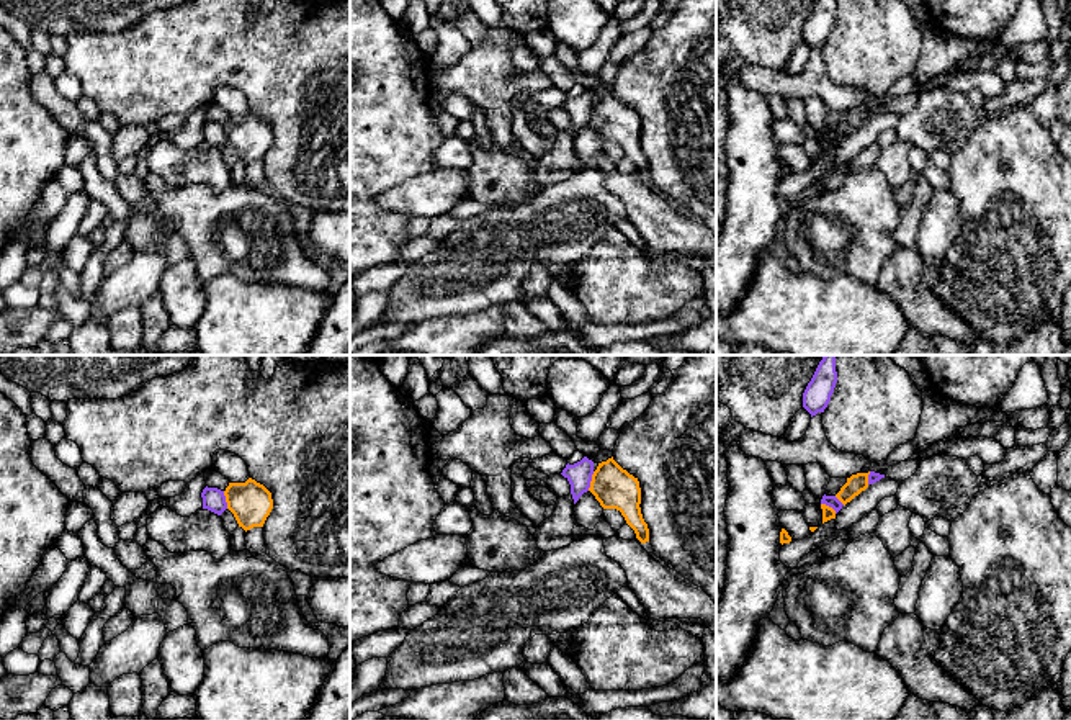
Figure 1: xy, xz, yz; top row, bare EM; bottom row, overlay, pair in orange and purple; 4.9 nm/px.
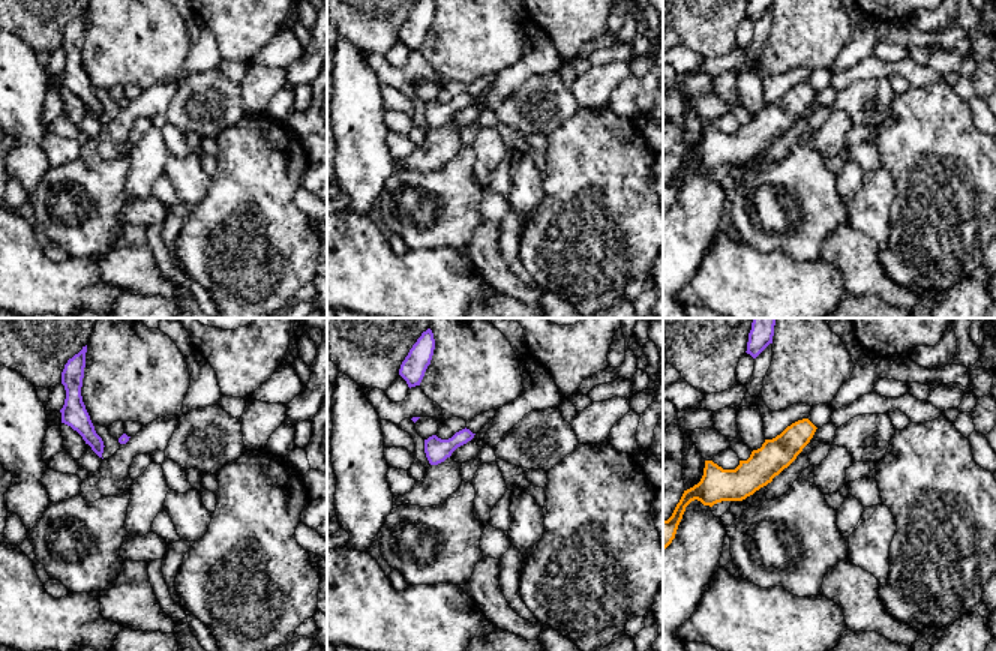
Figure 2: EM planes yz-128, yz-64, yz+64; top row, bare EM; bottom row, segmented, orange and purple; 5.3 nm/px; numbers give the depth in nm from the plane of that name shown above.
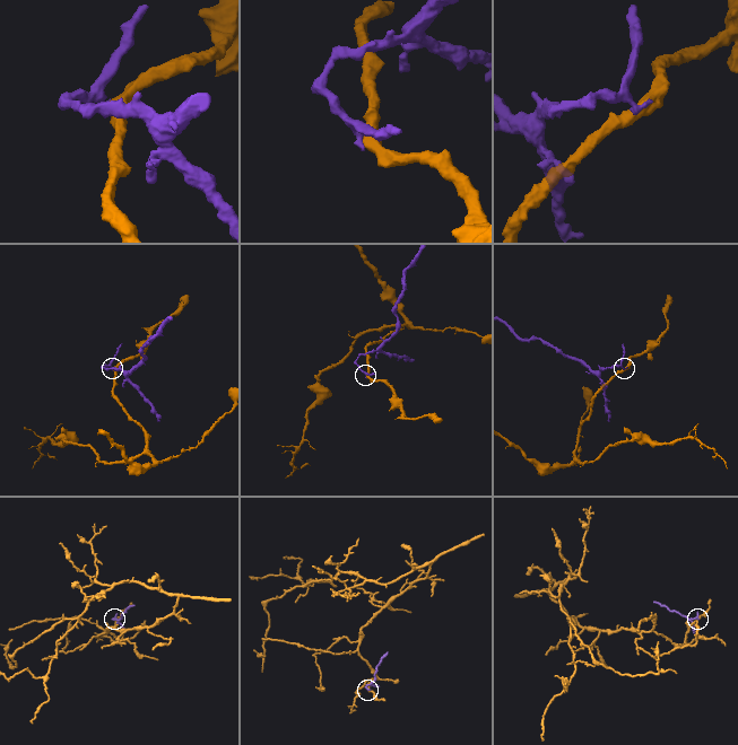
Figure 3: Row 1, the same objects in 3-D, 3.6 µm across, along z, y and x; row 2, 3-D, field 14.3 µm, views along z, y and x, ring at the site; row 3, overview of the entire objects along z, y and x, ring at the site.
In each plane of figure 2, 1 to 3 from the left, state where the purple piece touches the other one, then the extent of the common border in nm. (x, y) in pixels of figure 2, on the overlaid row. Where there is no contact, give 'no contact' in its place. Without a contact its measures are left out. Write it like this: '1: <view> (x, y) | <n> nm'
1: no contact
2: no contact
3: no contact

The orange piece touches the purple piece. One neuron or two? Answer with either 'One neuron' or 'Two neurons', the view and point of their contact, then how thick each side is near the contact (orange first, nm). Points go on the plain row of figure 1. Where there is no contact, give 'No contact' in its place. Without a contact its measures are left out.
Two neurons. Touches orange at xz (591, 115). Thickness 200 nm (orange) against 130 nm

